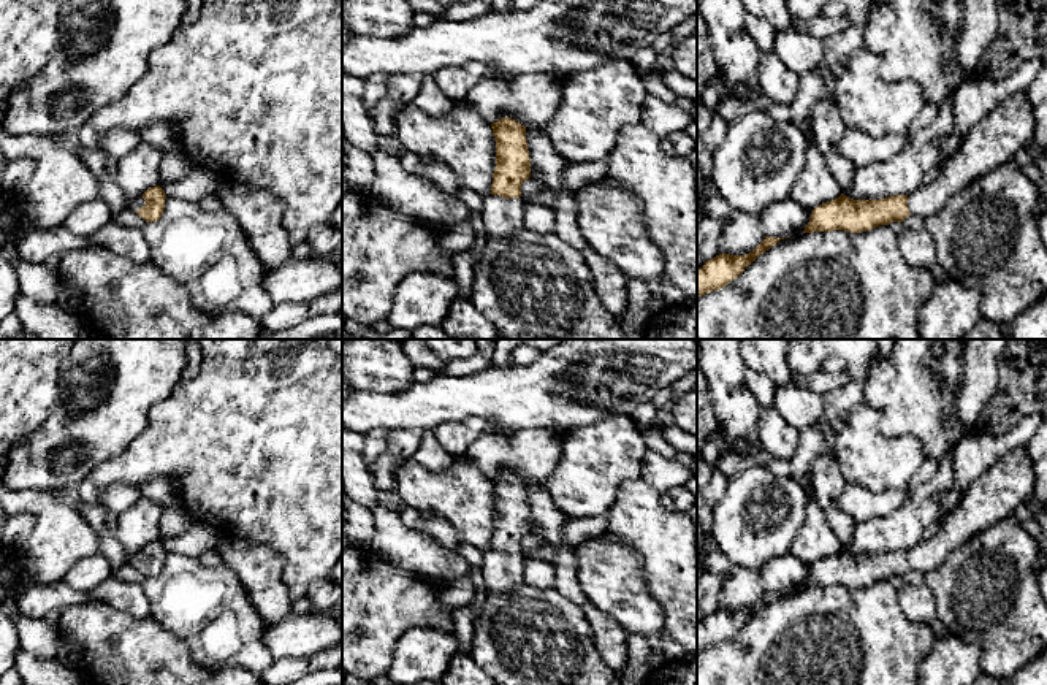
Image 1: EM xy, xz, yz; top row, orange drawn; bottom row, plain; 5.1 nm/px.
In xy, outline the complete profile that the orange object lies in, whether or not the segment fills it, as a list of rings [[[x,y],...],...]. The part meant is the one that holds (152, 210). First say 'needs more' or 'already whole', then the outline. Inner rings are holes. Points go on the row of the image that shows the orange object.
needs more; [[[160,186],[147,189],[143,195],[130,200],[127,208],[141,216],[146,222],[155,222],[162,217],[166,195]]]

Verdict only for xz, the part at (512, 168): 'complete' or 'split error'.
split error

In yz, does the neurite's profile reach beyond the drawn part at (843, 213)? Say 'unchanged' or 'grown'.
grown

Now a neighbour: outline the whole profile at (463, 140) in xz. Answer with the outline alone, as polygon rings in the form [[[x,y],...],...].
[[[464,100],[455,101],[453,109],[442,117],[431,117],[412,101],[399,105],[394,133],[402,141],[405,151],[434,155],[448,165],[464,190],[475,192],[482,198],[491,195],[496,168],[496,140],[491,125]]]

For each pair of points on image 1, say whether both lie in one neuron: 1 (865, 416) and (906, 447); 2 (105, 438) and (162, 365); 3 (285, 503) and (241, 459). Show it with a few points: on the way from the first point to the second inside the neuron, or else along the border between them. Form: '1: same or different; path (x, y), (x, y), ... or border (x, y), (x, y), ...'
1: same; path (867, 428), (886, 447), (894, 447)
2: same; path (106, 420), (144, 382)
3: same; path (274, 492), (252, 470)

